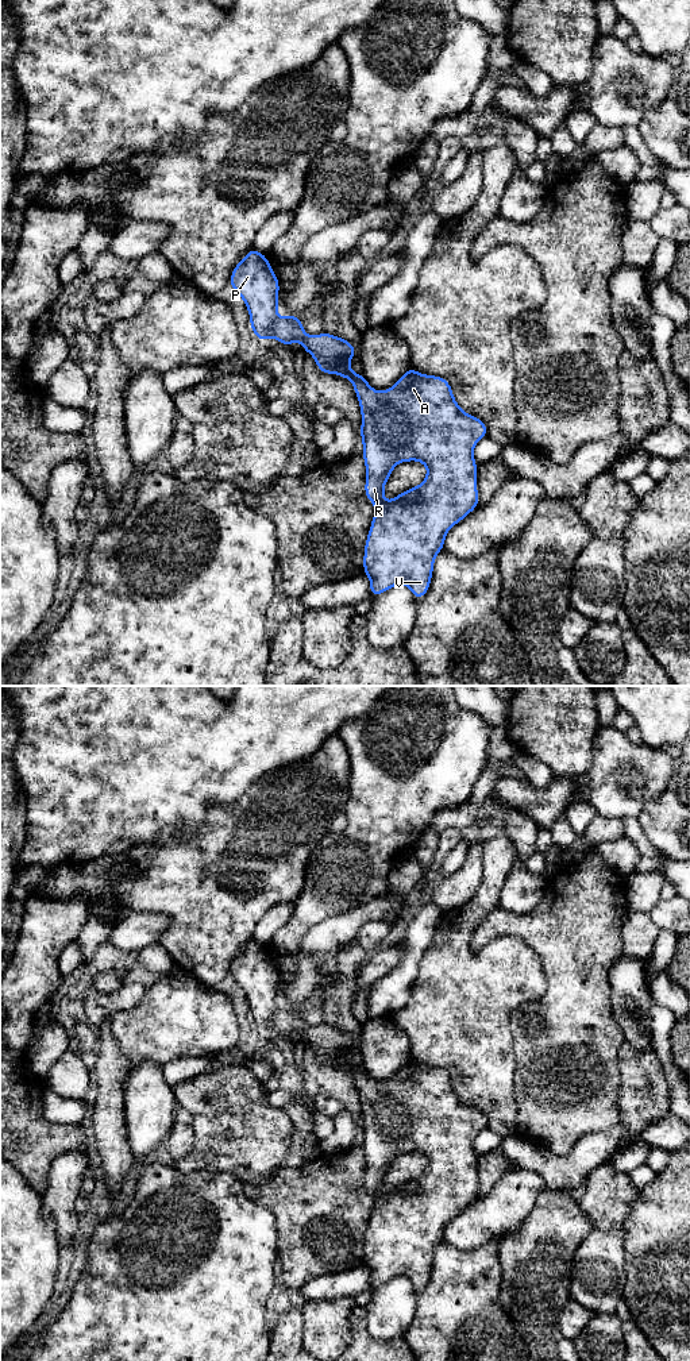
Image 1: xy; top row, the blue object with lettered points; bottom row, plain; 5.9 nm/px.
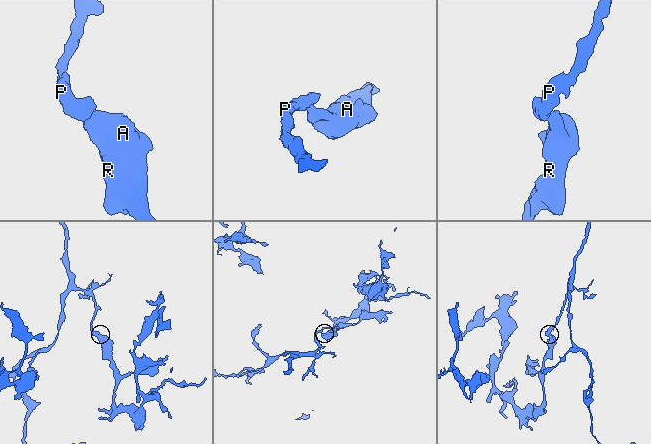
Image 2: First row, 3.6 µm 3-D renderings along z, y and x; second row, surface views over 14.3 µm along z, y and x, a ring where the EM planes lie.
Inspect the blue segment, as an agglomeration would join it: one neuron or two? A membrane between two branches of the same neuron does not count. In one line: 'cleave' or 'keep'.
keep

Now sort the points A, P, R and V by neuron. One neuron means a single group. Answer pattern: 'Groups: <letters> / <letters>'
Groups: A P R V

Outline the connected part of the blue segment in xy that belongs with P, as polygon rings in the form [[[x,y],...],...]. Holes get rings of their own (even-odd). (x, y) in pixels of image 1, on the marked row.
[[[254,247],[234,267],[230,288],[243,298],[250,315],[250,327],[258,342],[274,338],[286,347],[300,342],[302,350],[315,358],[321,373],[336,374],[352,382],[362,416],[359,435],[366,466],[365,496],[375,508],[363,554],[363,572],[370,578],[370,597],[405,585],[419,601],[431,587],[435,558],[444,548],[447,532],[479,504],[478,463],[473,451],[487,435],[486,424],[459,408],[446,378],[421,374],[409,366],[390,389],[377,392],[362,373],[355,374],[350,367],[348,362],[358,351],[347,339],[328,332],[309,336],[304,332],[302,319],[292,313],[284,319],[278,317],[280,281],[266,255]],[[410,460],[427,466],[427,478],[386,502],[383,490],[392,471],[397,463]]]

